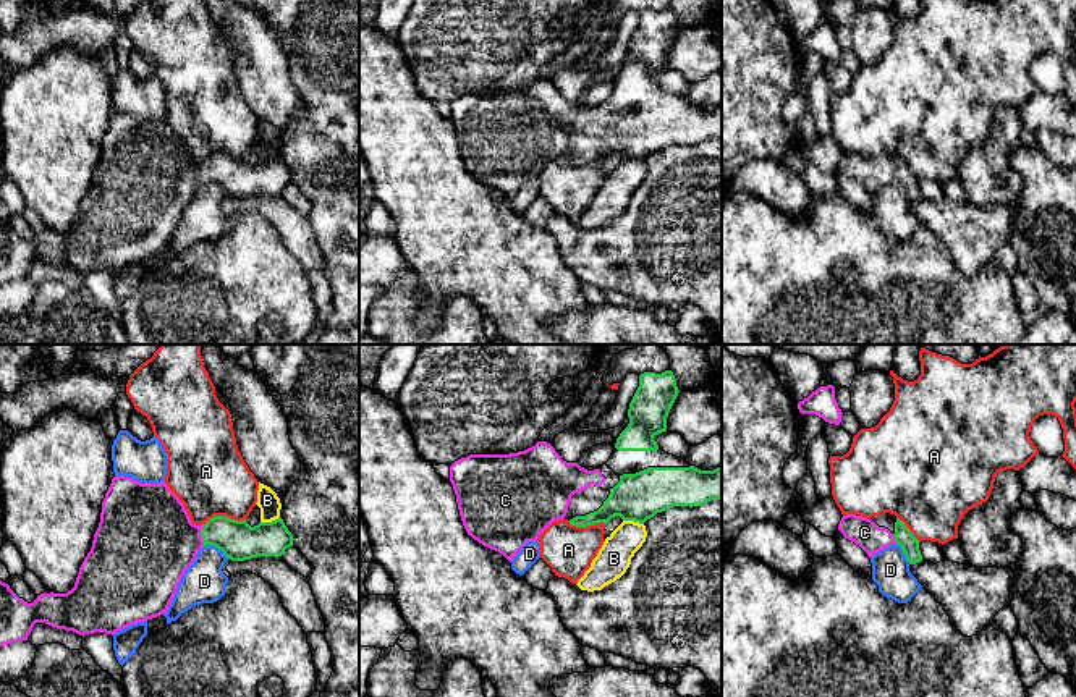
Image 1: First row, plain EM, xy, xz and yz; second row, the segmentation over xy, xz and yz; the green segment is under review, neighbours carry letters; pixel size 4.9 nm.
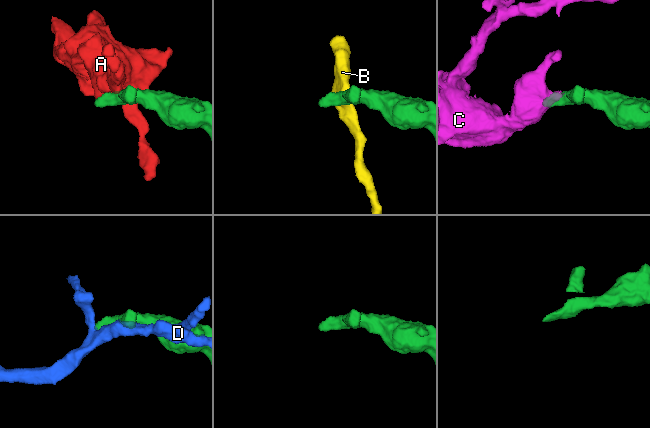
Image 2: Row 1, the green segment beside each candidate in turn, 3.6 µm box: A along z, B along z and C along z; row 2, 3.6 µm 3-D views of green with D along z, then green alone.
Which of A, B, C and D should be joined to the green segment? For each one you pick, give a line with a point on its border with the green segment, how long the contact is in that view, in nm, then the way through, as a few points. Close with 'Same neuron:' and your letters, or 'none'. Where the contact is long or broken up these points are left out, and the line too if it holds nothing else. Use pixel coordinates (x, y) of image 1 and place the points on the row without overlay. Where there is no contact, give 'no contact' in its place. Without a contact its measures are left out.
C: meets green in xy at (201, 173); contact 110 nm long; runs through xy (238, 178), (230, 173), (201, 173), (178, 178), (151, 178)
Same neuron: C

